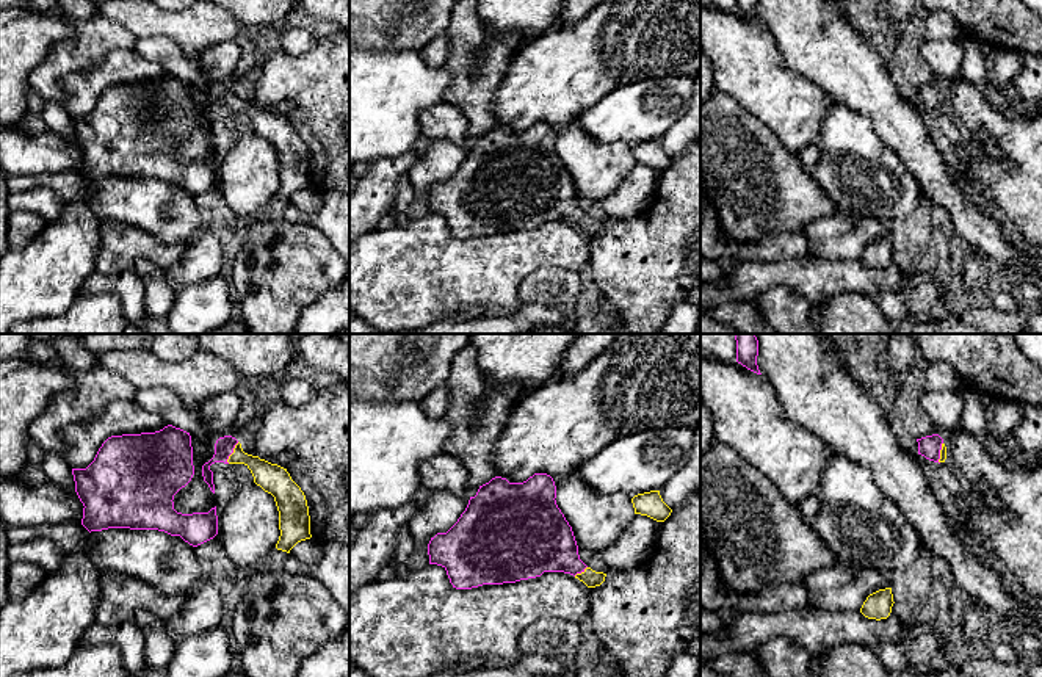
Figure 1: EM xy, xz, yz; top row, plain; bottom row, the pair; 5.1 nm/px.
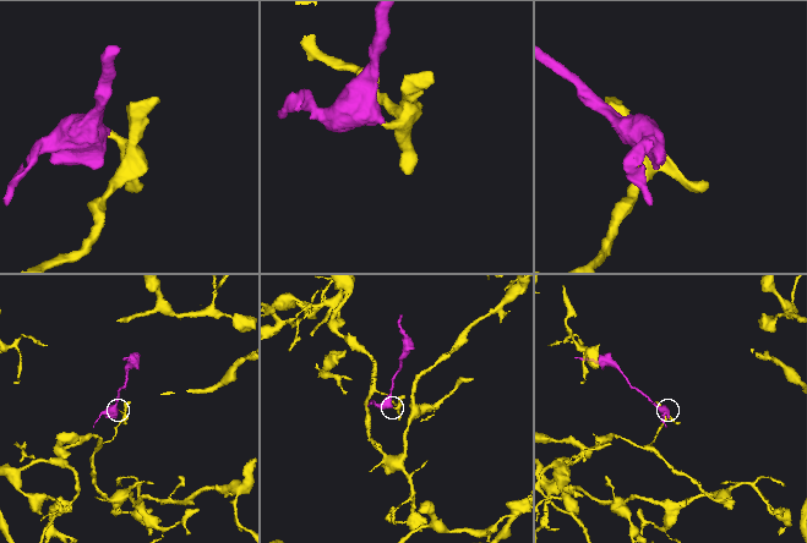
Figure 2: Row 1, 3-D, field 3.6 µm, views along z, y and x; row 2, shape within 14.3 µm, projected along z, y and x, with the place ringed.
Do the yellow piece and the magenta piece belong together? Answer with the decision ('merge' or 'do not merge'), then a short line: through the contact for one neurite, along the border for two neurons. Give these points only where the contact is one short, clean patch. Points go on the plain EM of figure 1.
merge; line xy (273, 127), (254, 112), (232, 102), (224, 94)

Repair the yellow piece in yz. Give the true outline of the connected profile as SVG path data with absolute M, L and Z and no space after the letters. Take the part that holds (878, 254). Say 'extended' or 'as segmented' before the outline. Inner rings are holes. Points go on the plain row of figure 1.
as segmented; M892 237L879 238L867 246L860 262L868 268L887 268L893 255Z

